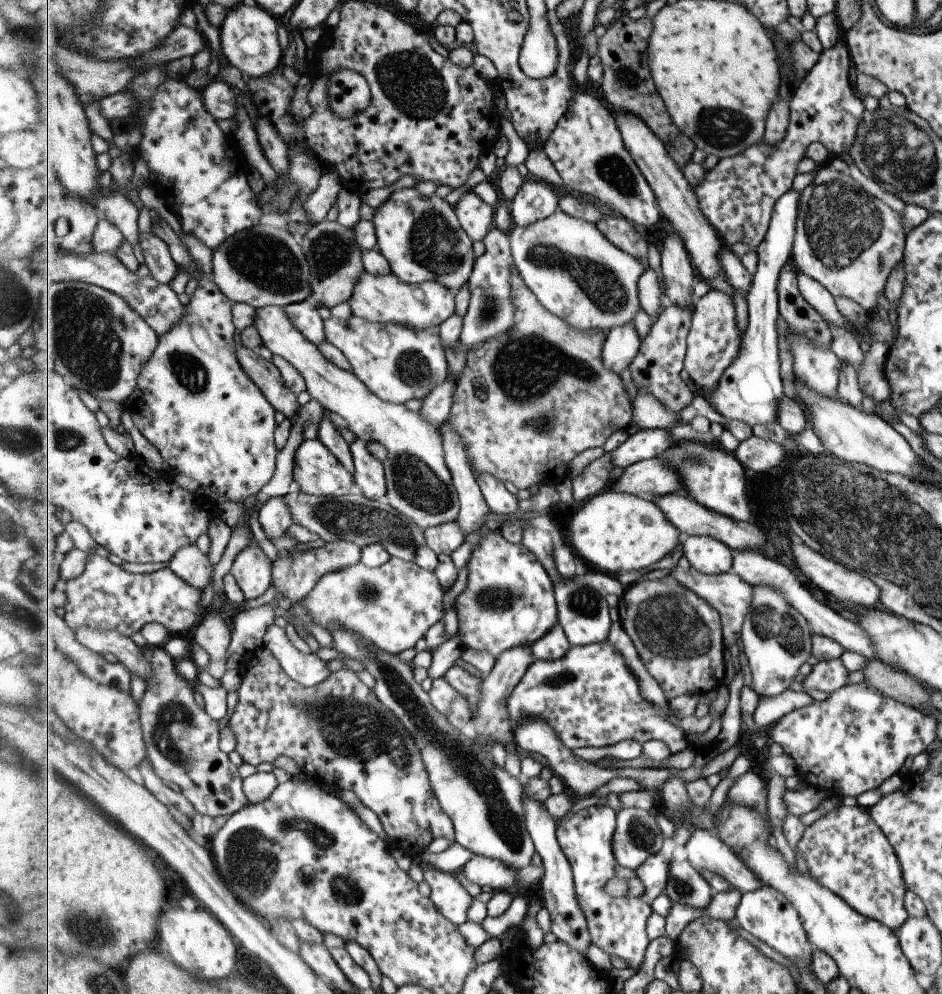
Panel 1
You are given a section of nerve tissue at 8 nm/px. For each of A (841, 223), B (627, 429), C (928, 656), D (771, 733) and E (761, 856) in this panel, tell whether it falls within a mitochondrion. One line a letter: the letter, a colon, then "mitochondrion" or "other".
A: mitochondrion
B: other
C: other
D: other
E: other

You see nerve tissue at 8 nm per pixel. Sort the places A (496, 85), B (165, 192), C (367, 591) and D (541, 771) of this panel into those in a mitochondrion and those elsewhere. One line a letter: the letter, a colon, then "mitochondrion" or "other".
A: other
B: other
C: mitochondrion
D: other

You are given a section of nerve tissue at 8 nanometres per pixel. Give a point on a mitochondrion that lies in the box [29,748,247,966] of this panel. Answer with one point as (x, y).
(86, 927)

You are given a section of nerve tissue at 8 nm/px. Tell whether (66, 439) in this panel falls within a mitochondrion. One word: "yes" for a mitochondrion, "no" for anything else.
yes

